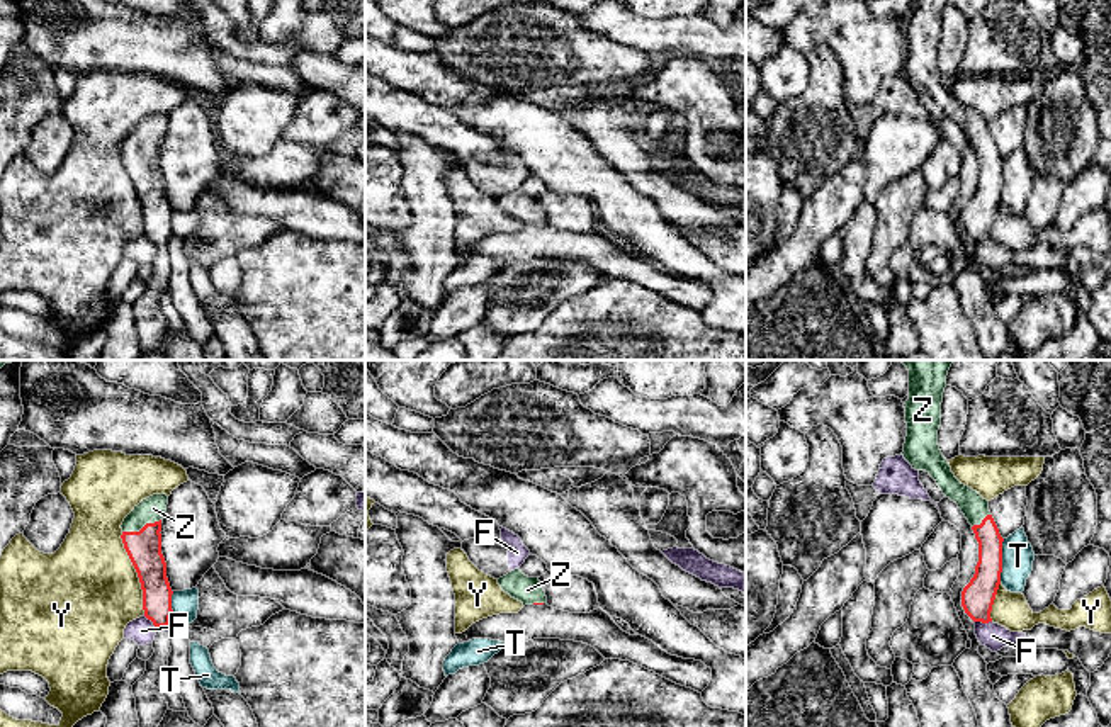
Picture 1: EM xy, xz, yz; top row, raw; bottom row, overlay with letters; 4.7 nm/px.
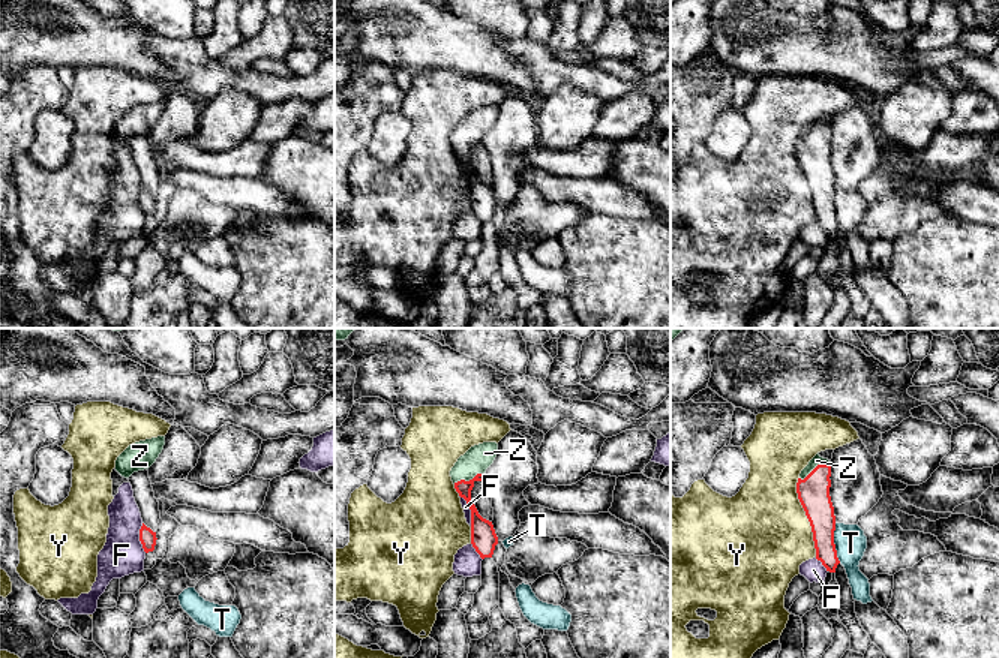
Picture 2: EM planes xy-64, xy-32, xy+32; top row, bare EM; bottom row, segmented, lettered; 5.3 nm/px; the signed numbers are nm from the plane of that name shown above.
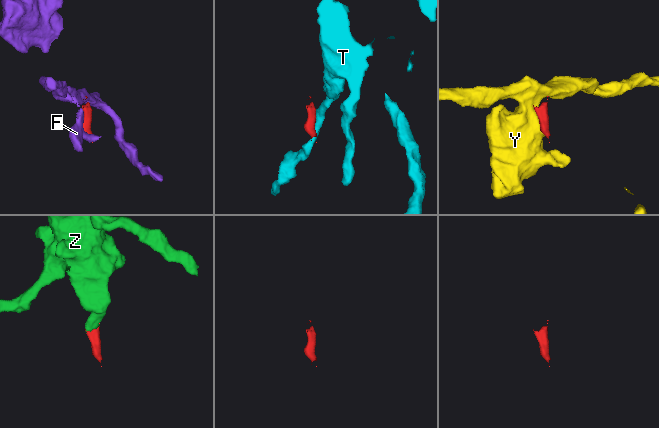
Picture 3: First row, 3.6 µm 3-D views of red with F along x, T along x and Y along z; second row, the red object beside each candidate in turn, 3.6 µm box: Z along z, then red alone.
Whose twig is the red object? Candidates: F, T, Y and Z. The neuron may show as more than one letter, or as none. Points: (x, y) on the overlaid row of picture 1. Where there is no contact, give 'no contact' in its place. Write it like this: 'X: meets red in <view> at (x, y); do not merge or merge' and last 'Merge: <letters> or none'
F: meets red in yz at (982, 622); do not merge
T: meets red in yz at (1001, 561); do not merge
Y: meets red in xy at (136, 571); do not merge
Z: meets red in xy at (143, 527); merge
Merge: Z

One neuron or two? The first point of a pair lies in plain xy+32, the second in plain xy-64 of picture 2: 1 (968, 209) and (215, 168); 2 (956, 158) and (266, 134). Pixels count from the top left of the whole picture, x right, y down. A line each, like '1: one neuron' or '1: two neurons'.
1: two neurons
2: two neurons

